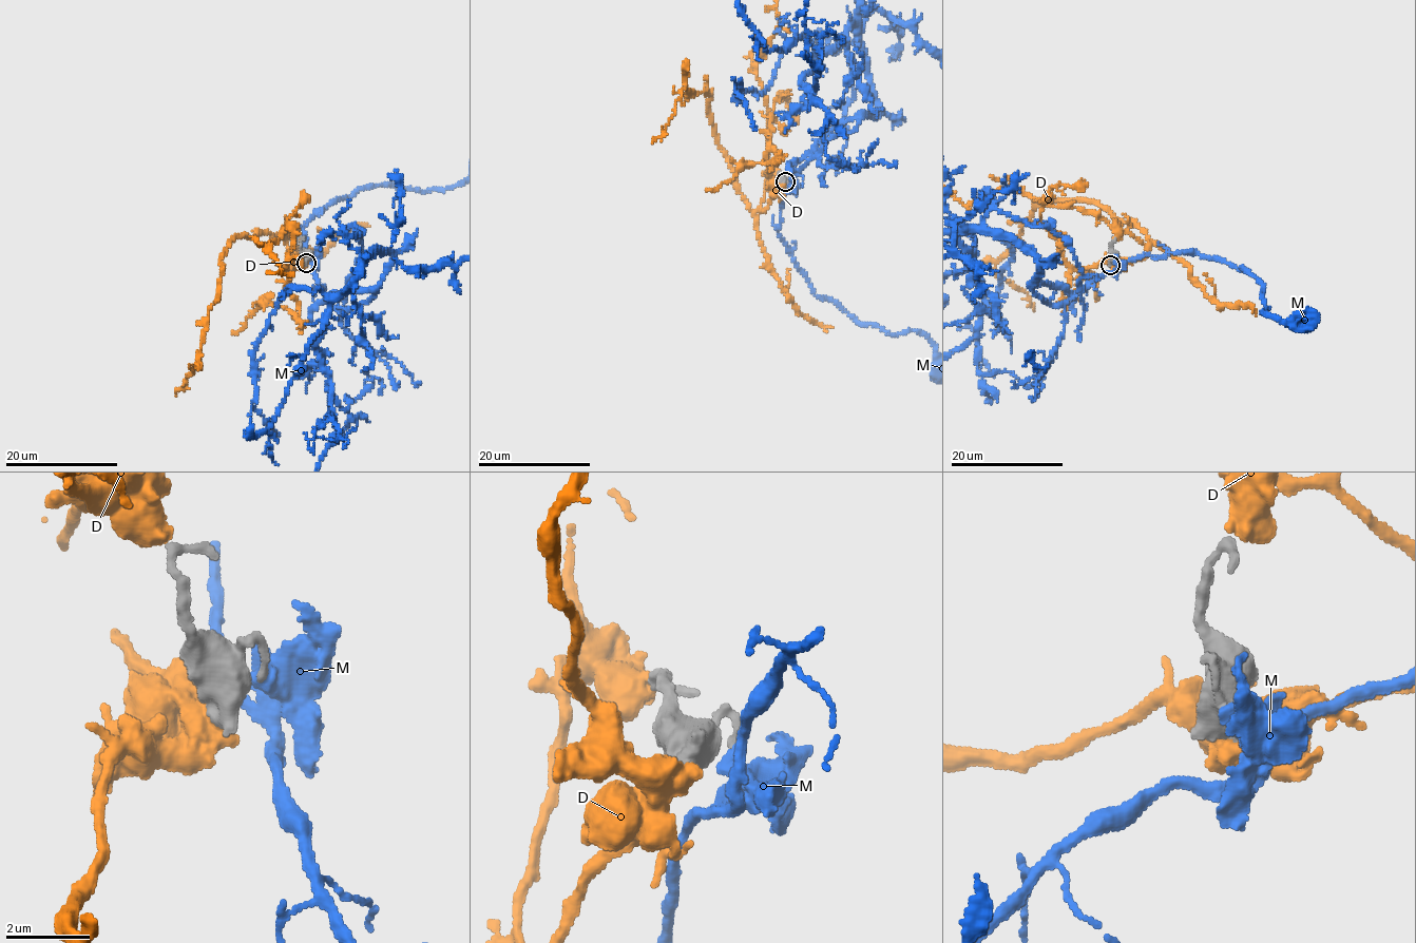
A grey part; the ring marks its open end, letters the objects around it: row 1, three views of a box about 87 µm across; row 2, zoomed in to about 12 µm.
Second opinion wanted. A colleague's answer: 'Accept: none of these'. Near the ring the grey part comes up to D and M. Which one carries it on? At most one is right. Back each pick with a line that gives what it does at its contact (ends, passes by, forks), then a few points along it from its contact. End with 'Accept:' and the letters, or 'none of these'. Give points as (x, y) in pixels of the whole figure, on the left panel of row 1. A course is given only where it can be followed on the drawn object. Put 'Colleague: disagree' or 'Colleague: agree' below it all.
Accept: none of these
Colleague: agree

